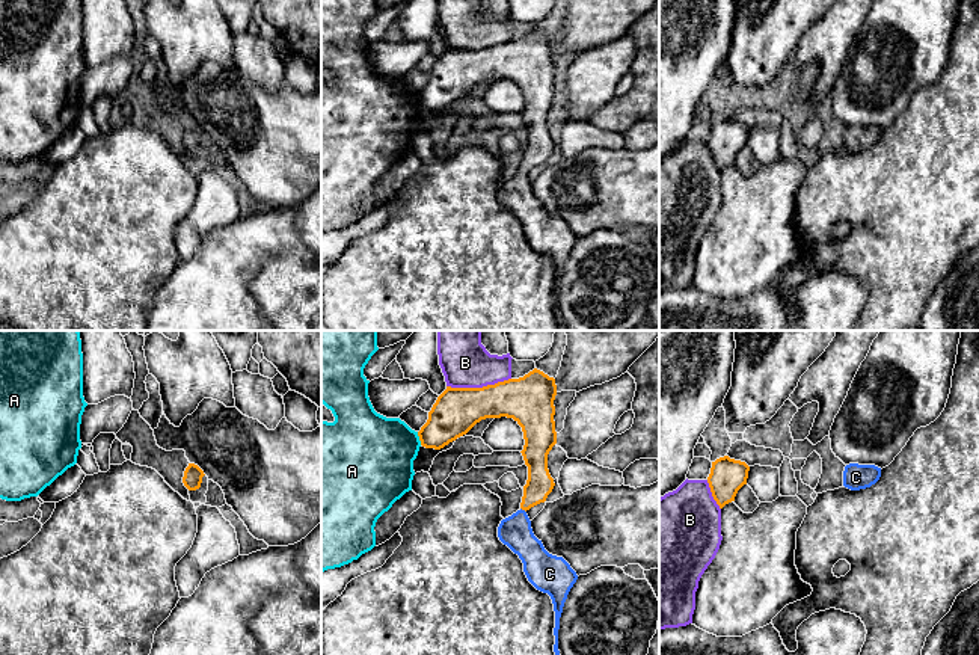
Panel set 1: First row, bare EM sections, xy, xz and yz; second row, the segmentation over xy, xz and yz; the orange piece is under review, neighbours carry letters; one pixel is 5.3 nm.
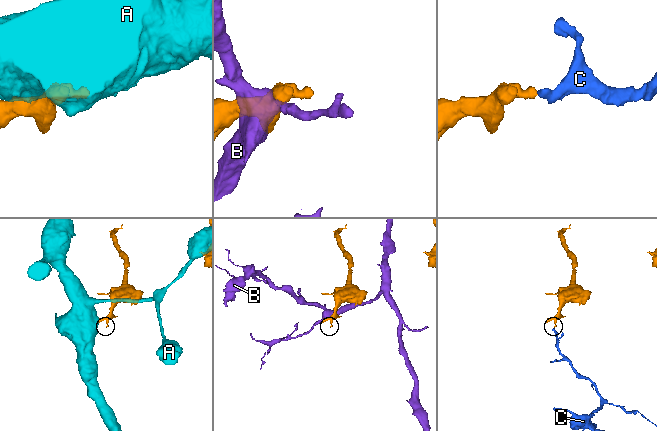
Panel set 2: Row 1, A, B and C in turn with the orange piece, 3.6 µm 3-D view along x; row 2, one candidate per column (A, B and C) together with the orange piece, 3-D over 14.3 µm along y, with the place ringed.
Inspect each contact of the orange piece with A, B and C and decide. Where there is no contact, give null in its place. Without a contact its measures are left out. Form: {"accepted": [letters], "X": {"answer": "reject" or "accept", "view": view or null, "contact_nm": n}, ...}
{"accepted": ["C"], "A": {"answer": "reject", "view": "xz", "contact_nm": 80}, "B": {"answer": "reject", "view": "xz", "contact_nm": 340}, "C": {"answer": "accept", "view": "xz", "contact_nm": 40}}

